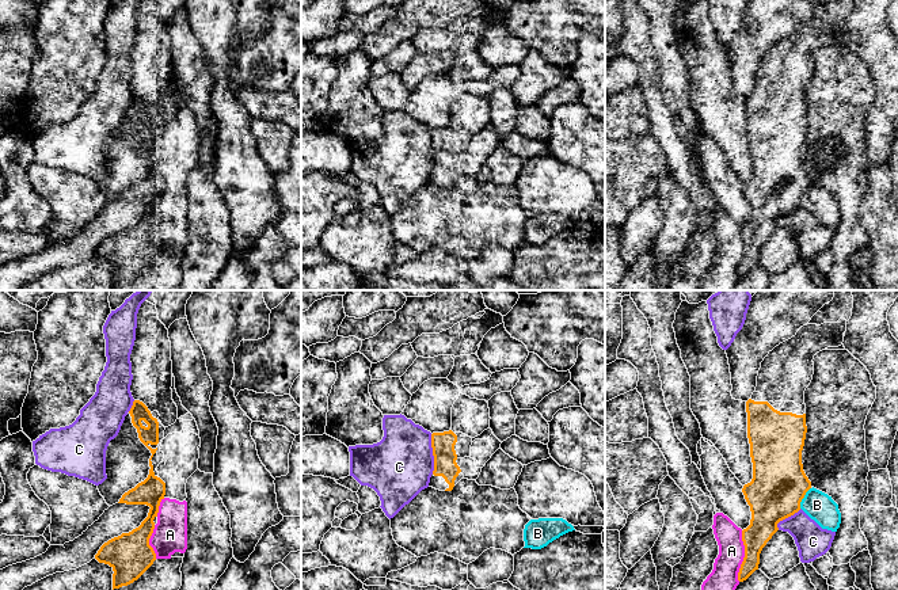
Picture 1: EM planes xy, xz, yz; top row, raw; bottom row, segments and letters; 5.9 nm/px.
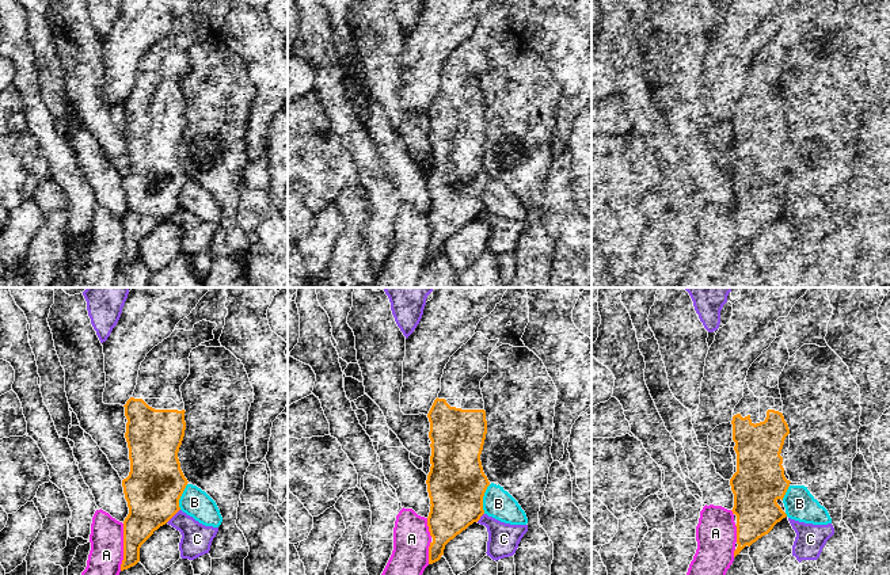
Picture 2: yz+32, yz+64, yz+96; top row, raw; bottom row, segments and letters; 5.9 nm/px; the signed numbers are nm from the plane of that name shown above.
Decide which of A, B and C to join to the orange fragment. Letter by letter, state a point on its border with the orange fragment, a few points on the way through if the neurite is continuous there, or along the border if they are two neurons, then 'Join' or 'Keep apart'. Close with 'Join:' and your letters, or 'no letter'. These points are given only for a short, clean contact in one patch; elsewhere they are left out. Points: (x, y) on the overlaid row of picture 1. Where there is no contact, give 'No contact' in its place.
A: Touches orange at yz (745, 556). Keep apart
B: Touches orange at yz (803, 497). Keep apart
C: Touches orange at xz (433, 455). Keep apart
Join: no letter

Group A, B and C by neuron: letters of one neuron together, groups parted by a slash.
A / B / C

